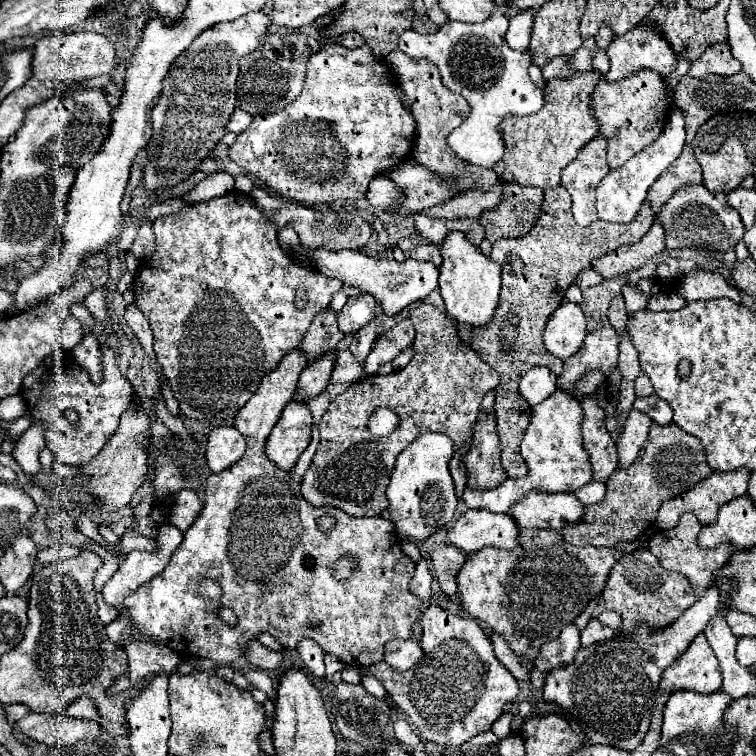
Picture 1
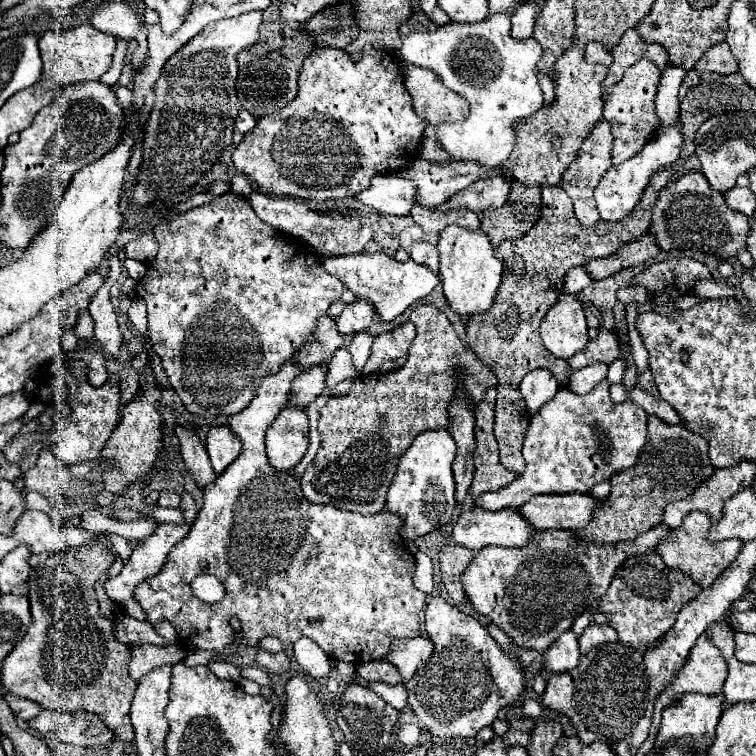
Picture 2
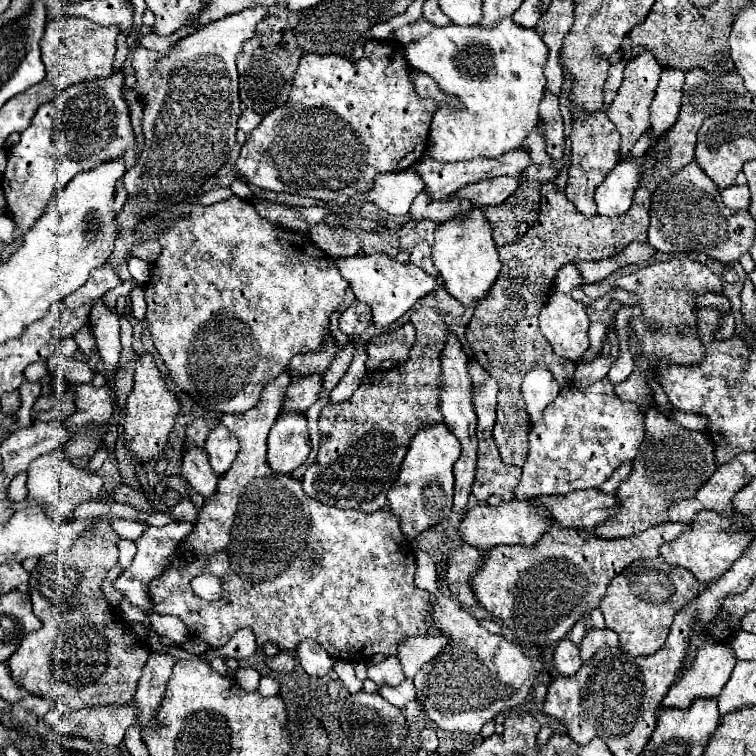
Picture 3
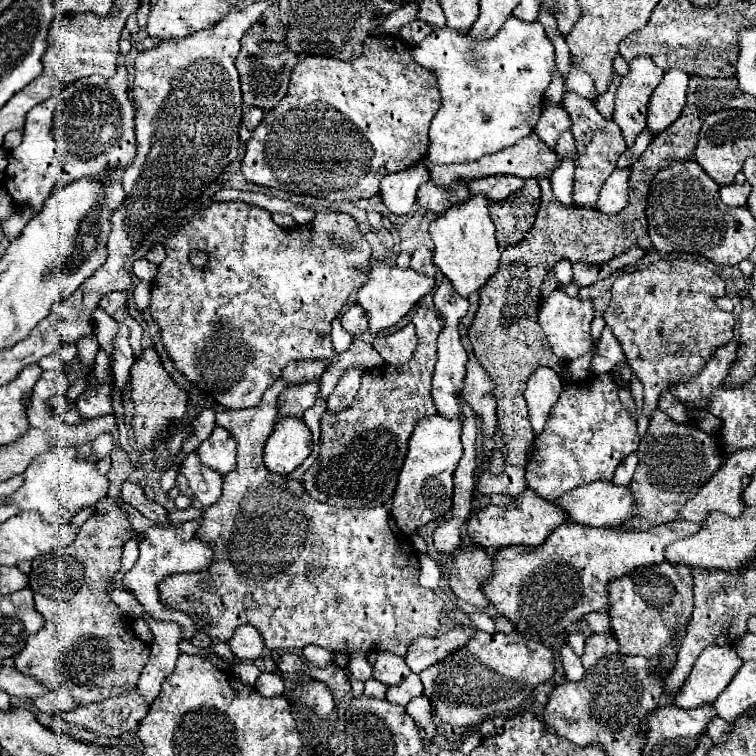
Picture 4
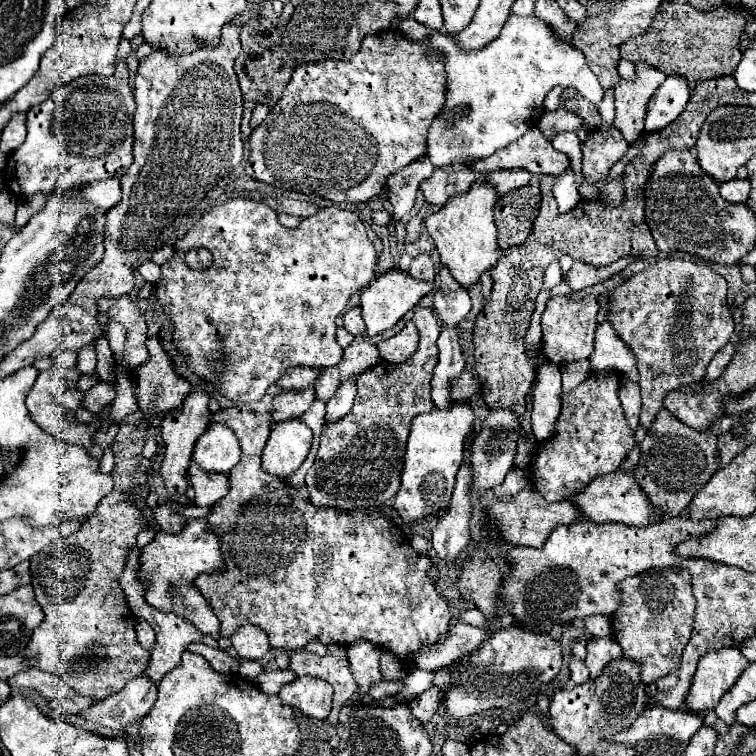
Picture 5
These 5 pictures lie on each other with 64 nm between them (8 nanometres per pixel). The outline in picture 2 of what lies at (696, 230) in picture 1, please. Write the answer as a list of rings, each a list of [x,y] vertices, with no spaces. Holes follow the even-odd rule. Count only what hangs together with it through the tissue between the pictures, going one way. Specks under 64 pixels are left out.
[[[698,172],[678,178],[672,186],[664,188],[656,200],[652,214],[650,232],[656,236],[662,250],[702,250],[716,254],[720,258],[736,256],[736,252],[746,246],[746,236],[750,230],[750,220],[728,208],[722,192],[710,190],[706,178]]]

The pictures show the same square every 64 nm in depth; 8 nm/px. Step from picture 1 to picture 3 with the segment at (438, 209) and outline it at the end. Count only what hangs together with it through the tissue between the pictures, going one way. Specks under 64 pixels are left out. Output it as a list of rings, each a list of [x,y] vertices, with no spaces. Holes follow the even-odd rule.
[[[510,176],[502,178],[490,178],[490,180],[478,180],[474,184],[468,184],[456,192],[456,198],[466,198],[472,202],[472,206],[496,206],[502,204],[514,190],[518,188],[518,180]]]

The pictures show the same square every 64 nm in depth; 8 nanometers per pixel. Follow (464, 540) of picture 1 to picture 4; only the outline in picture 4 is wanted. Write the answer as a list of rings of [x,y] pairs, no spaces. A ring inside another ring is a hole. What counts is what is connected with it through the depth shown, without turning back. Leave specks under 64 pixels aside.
[[[524,490],[514,502],[504,506],[484,506],[468,518],[468,536],[482,548],[502,548],[502,546],[536,546],[546,540],[552,528],[566,522],[566,514],[548,500],[536,496],[532,490]]]

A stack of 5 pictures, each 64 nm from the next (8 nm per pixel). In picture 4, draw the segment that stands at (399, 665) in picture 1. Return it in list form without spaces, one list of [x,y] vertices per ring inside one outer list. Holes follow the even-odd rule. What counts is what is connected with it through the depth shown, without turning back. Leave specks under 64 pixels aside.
[[[460,626],[446,630],[444,634],[438,634],[434,638],[420,636],[412,640],[412,648],[408,648],[404,660],[408,668],[418,674],[428,666],[436,664],[438,660],[446,658],[448,654],[452,654],[456,648],[464,646],[472,636],[474,636],[472,628],[460,628]]]

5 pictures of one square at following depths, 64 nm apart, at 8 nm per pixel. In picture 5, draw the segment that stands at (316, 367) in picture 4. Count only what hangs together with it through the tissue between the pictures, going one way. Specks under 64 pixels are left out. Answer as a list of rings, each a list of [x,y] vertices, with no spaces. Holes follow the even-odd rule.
[[[294,366],[294,368],[288,368],[278,378],[278,386],[282,390],[306,390],[306,388],[310,388],[316,382],[318,374],[320,374],[320,370],[316,370],[316,368]]]

